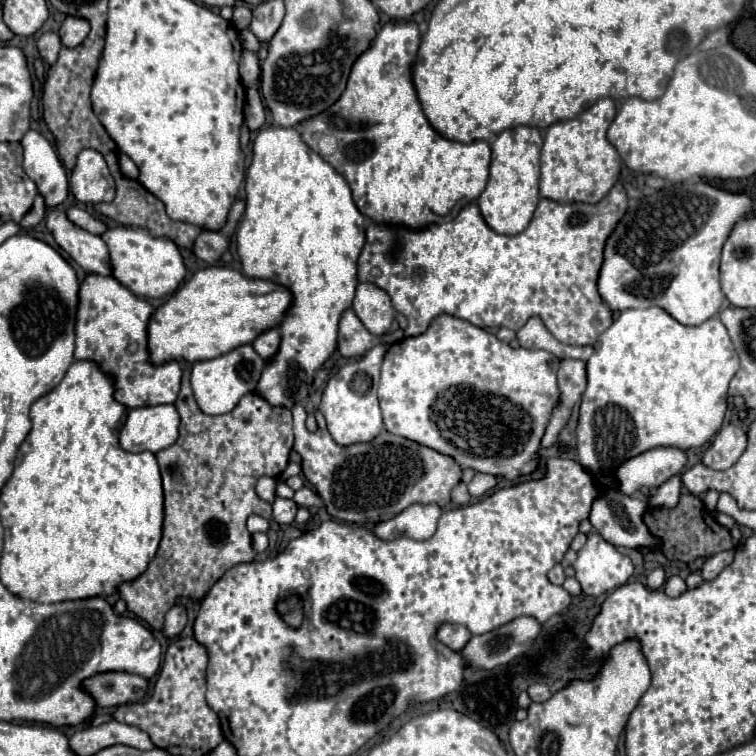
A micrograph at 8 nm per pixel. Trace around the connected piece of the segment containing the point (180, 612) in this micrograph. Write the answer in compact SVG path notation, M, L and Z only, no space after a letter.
M173 606L167 616L165 616L165 626L163 626L163 634L167 638L175 638L177 634L181 634L181 630L187 624L187 610L183 606Z

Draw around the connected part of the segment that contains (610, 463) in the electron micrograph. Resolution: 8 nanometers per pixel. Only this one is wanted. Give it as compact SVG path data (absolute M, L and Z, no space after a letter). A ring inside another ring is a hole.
M659 306L645 310L623 310L617 320L599 336L593 348L593 356L587 360L587 390L581 400L577 424L577 462L593 476L595 484L601 486L603 492L599 498L595 498L589 520L595 530L613 546L657 550L661 540L653 536L643 522L647 504L619 490L615 484L615 470L625 460L657 446L673 446L681 450L705 446L723 424L728 407L729 382L739 370L739 356L731 344L727 328L721 320L717 320L717 316L709 318L701 326L683 326Z

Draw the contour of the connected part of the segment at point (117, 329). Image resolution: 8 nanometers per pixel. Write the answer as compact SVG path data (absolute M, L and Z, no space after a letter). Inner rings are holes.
M89 274L79 290L79 312L75 324L75 358L77 360L95 360L107 374L115 380L115 398L129 406L159 406L173 404L181 386L181 366L171 360L165 364L153 364L149 360L147 348L147 324L155 308L135 296L129 288L119 284L115 278ZM129 342L139 342L135 354L127 354Z

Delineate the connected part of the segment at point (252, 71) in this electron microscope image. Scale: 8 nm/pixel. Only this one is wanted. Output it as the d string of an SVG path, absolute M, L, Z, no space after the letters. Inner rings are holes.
M243 52L241 56L241 64L239 64L239 74L241 74L241 80L245 86L255 86L259 88L259 74L261 74L261 68L259 68L259 62L257 62L257 56L253 52Z

